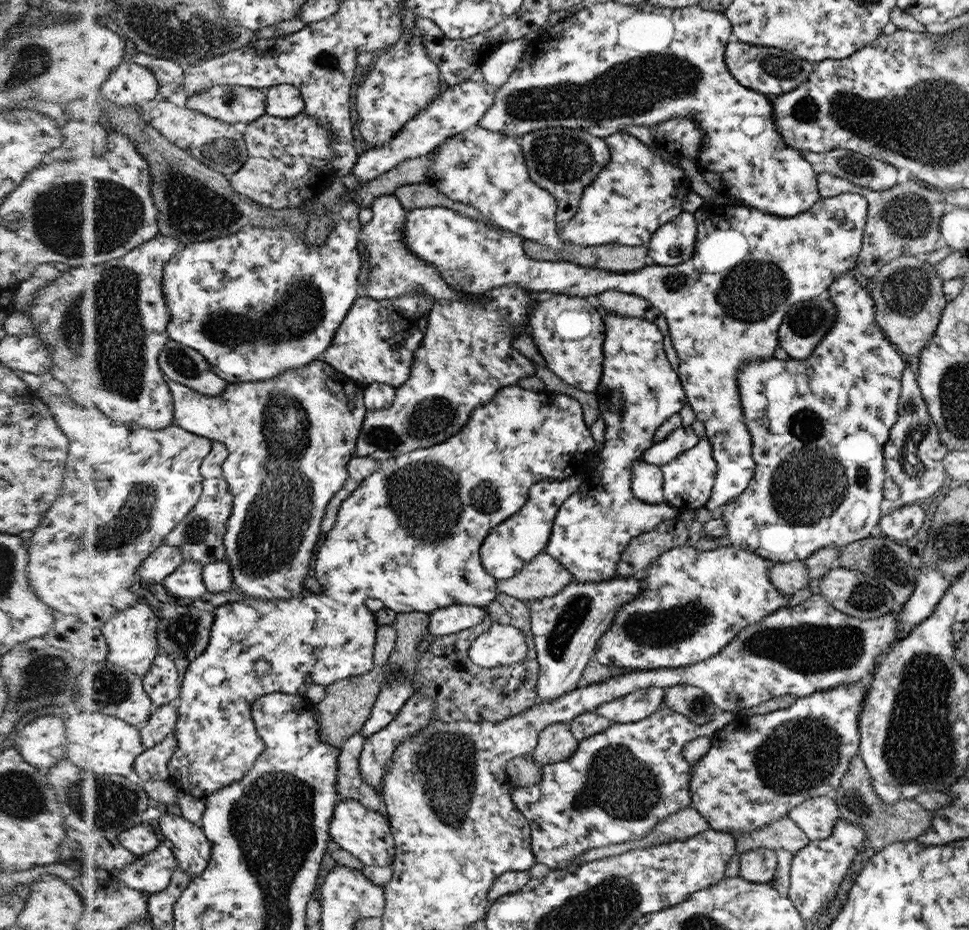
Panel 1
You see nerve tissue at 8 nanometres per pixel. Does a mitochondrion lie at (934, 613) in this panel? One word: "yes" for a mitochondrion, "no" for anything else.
no

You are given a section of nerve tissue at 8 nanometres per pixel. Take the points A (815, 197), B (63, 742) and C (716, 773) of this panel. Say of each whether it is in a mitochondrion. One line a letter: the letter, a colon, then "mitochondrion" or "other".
A: other
B: other
C: other

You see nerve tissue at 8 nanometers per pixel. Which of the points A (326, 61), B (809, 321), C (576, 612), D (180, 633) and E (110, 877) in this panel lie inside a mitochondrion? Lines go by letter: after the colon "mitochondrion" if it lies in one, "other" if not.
A: mitochondrion
B: mitochondrion
C: mitochondrion
D: mitochondrion
E: other

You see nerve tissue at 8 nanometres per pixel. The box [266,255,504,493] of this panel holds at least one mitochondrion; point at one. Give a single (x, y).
(435, 415)

